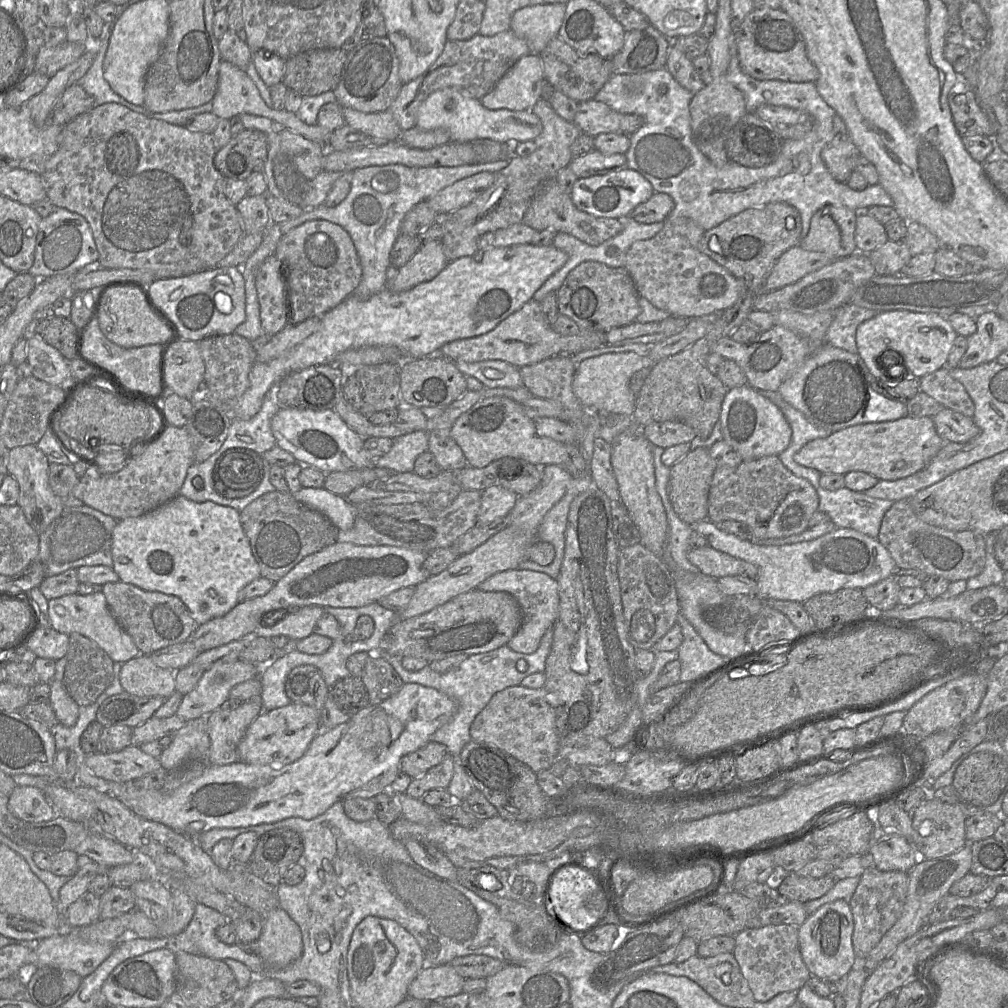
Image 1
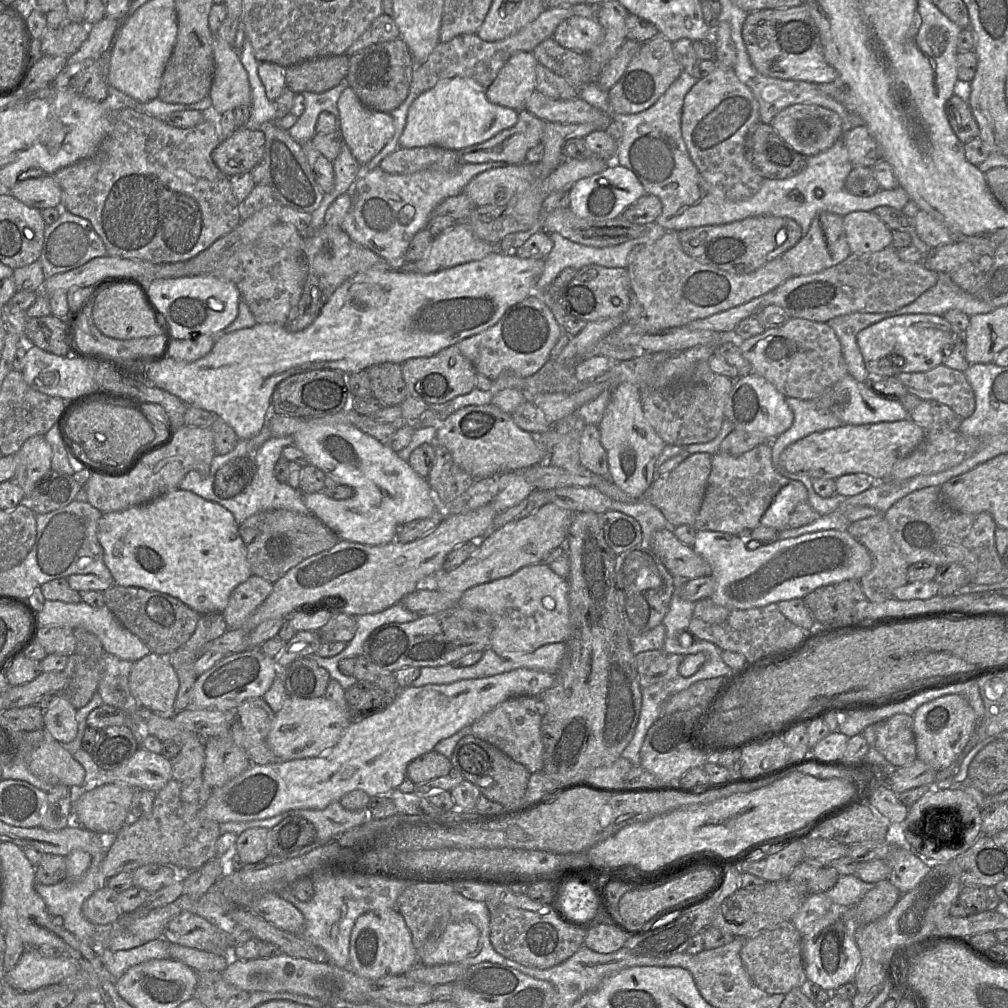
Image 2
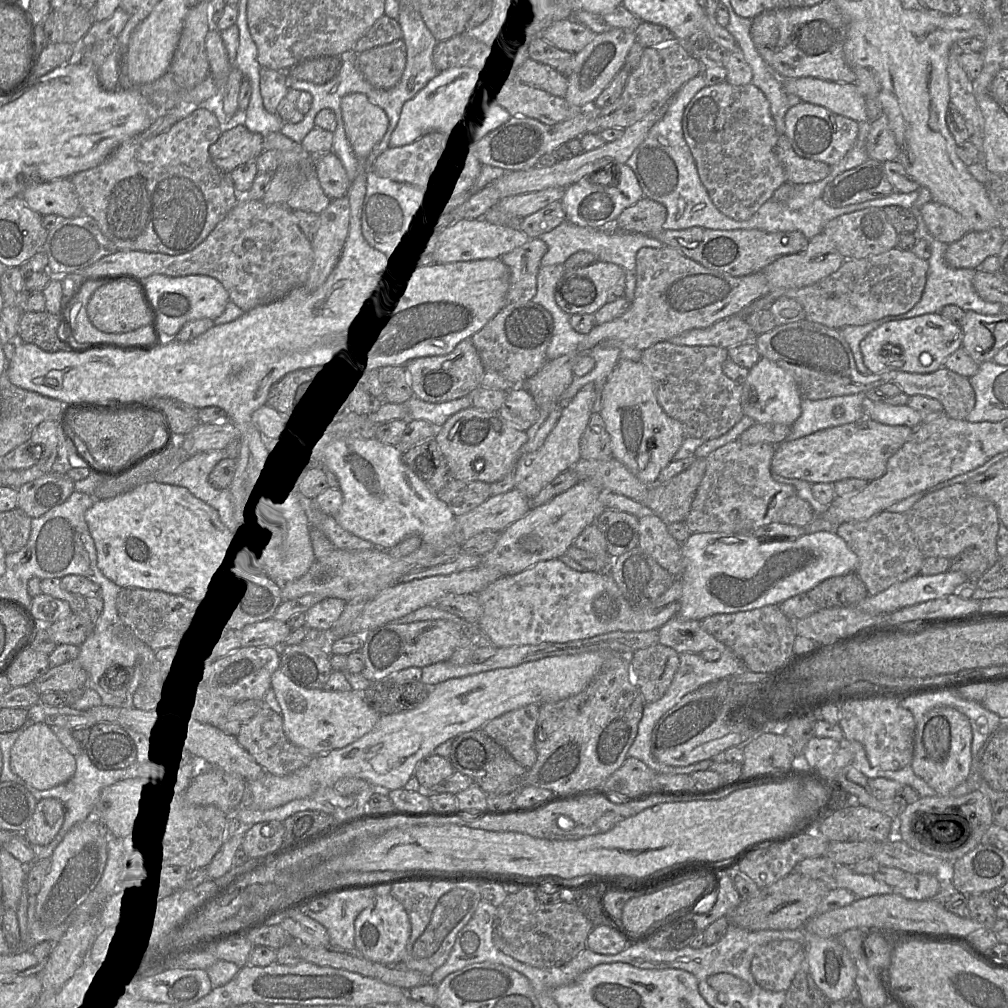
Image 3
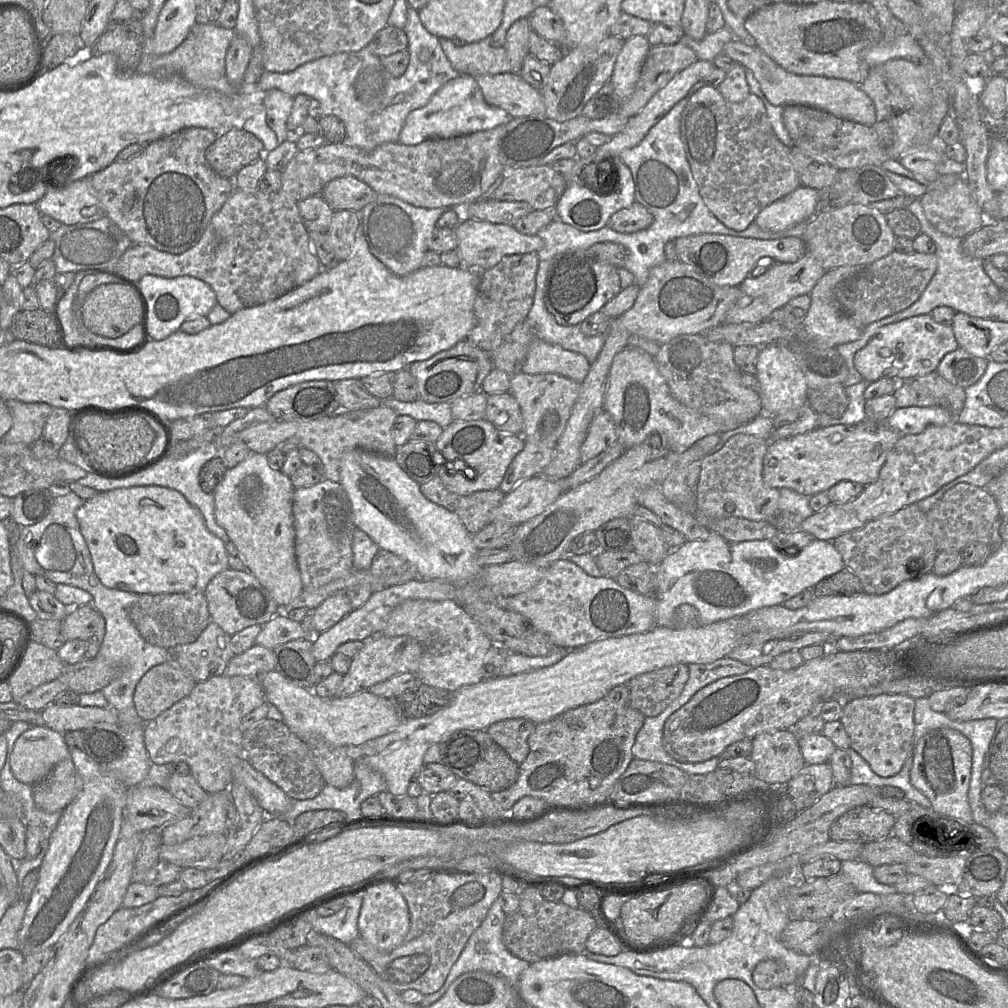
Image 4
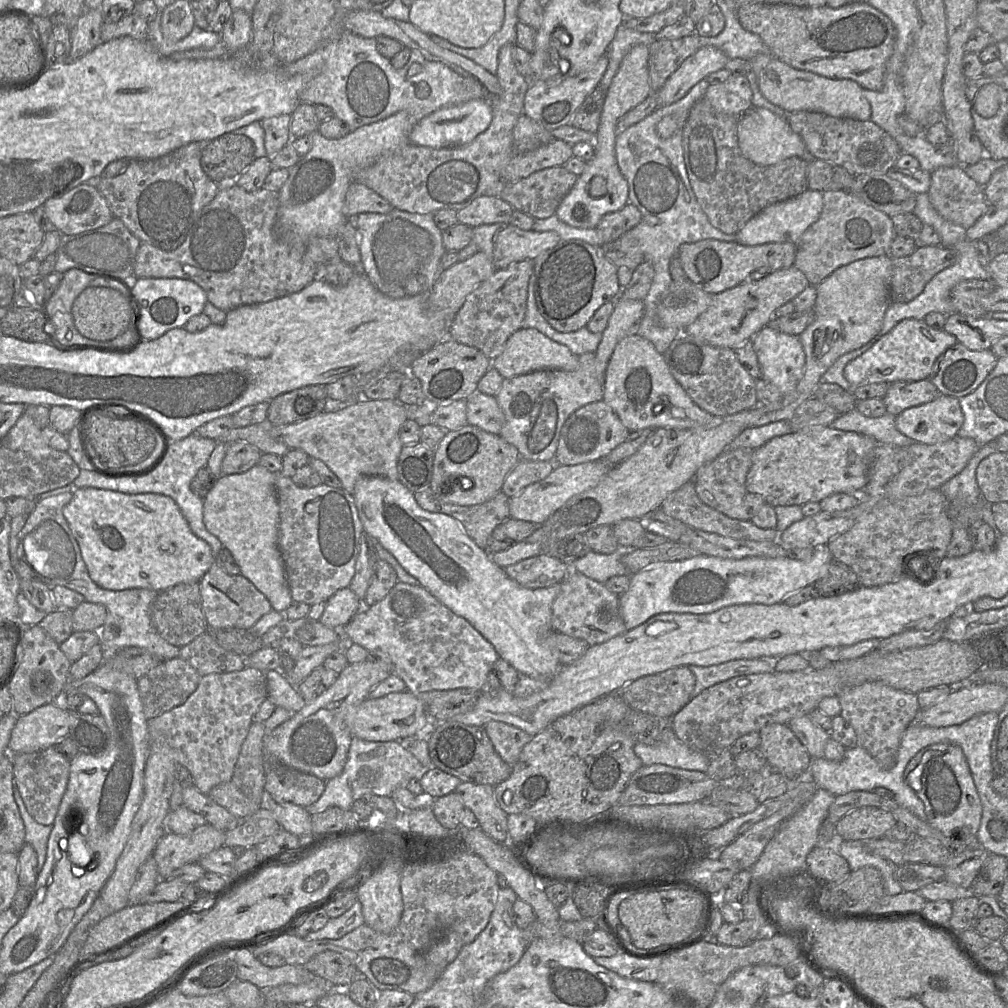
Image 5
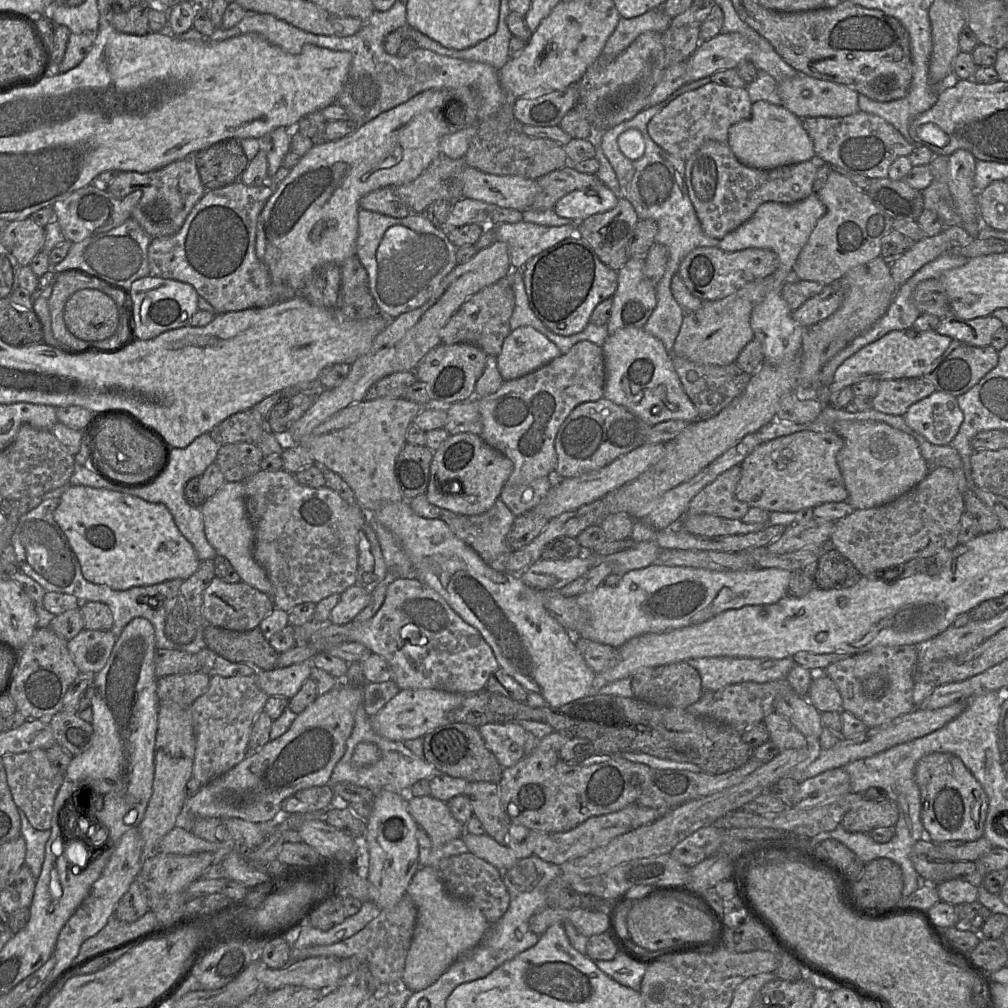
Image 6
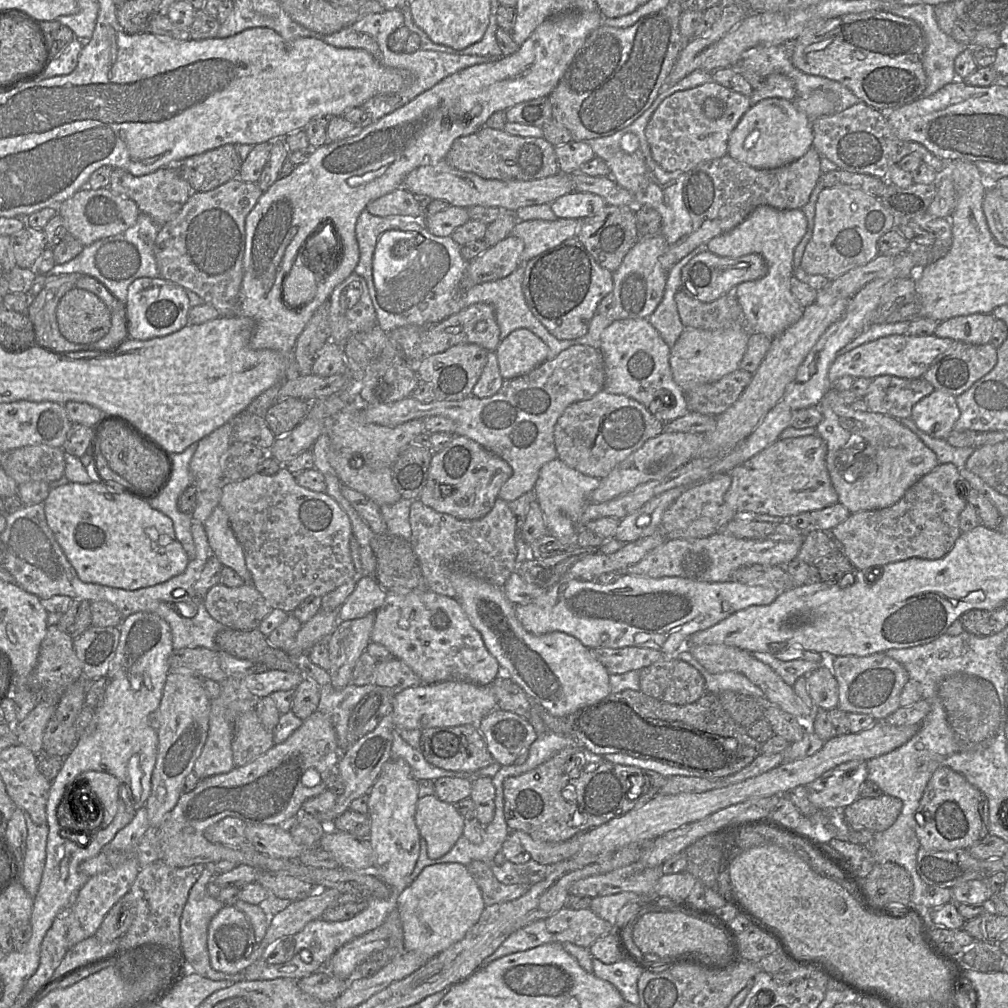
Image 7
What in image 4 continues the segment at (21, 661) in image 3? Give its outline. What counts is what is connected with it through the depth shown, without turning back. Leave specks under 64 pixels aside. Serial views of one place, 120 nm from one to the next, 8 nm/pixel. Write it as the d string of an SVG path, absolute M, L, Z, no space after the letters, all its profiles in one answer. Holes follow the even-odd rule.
M33 641L21 665L9 681L13 701L18 703L24 695L36 687L58 679L65 665L56 650Z

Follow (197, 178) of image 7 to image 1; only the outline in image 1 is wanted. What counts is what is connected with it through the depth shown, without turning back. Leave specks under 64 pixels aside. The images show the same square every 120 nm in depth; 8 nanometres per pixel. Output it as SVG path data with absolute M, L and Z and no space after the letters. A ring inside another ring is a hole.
M244 129L239 134L232 136L225 146L217 149L214 166L225 178L246 180L253 172L262 170L267 155L266 134L256 129Z

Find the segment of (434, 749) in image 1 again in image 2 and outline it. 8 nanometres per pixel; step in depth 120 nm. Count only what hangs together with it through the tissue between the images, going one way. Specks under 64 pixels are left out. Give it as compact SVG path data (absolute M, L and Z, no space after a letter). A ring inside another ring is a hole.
M433 749L412 760L407 766L406 775L414 784L419 784L445 776L451 768L449 758Z

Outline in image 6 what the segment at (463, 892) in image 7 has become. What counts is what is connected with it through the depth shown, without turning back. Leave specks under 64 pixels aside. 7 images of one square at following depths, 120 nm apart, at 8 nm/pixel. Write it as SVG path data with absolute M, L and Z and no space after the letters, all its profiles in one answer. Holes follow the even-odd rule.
M434 866L420 867L412 877L406 894L416 906L417 919L405 959L401 986L416 992L433 984L454 961L473 949L490 924L475 904L448 893Z

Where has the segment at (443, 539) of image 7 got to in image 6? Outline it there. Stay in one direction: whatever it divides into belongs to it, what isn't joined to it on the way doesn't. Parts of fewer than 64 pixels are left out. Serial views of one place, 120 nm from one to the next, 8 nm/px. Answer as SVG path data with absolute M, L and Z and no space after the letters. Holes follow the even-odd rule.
M420 494L408 501L412 511L421 518L439 519L445 522L452 533L467 546L474 550L488 566L499 572L506 572L505 565L512 552L507 545L507 535L514 523L516 516L498 498L494 505L480 515L459 515L448 510L432 505L424 494Z

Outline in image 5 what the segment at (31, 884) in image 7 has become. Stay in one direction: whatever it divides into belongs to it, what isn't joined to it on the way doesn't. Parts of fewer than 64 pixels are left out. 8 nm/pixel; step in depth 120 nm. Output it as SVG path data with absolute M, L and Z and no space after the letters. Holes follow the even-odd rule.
M13 778L13 796L18 806L20 816L25 827L25 843L32 845L37 854L37 874L42 869L47 852L47 842L52 831L52 826L45 826L37 823L29 814L24 801L17 789Z

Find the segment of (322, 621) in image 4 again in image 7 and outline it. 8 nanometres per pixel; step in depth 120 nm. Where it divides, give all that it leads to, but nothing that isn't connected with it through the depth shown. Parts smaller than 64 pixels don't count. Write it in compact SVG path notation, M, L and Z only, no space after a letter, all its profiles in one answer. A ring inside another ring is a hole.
M359 575L354 591L337 610L339 621L359 619L375 613L384 603L386 594L374 576Z

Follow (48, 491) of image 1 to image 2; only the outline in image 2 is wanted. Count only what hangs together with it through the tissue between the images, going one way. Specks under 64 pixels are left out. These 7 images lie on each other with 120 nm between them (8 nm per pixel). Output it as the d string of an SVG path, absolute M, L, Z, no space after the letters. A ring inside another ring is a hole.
M35 435L28 438L14 455L17 464L14 481L22 488L25 498L30 495L35 484L51 470L52 449L44 435Z

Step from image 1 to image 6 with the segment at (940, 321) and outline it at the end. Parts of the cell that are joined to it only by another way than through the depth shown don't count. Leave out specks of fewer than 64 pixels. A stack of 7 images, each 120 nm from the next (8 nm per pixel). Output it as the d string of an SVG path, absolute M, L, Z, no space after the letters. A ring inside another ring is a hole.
M914 328L894 330L870 343L847 358L836 370L828 390L837 394L845 387L867 380L893 380L919 378L929 373L929 367L949 348L953 339L936 331L919 331Z

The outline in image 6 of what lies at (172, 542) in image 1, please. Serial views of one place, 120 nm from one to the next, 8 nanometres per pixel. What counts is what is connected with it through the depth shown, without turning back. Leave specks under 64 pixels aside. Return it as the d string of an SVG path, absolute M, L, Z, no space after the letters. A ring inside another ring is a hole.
M71 486L63 495L59 498L60 502L56 507L53 517L58 523L64 534L66 535L71 548L76 554L83 577L95 584L107 585L114 590L128 590L136 586L148 586L153 584L159 584L165 581L181 579L186 580L192 576L197 569L201 561L199 560L192 544L181 534L172 514L168 508L162 503L151 503L141 499L140 497L124 494L117 491L112 491L104 488L94 488L88 486Z

